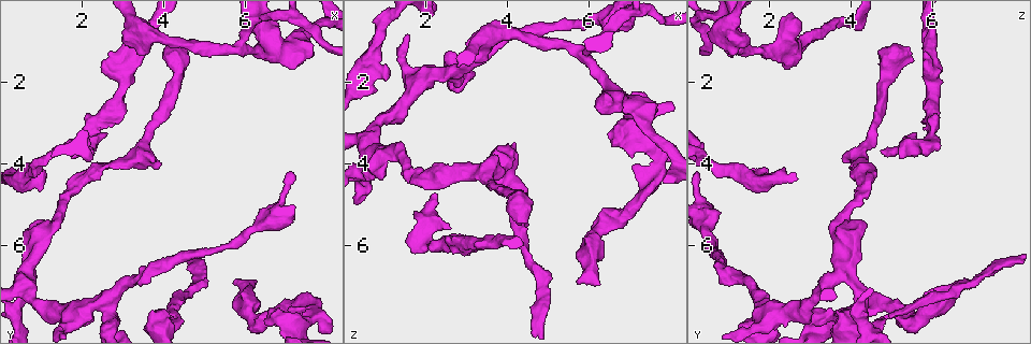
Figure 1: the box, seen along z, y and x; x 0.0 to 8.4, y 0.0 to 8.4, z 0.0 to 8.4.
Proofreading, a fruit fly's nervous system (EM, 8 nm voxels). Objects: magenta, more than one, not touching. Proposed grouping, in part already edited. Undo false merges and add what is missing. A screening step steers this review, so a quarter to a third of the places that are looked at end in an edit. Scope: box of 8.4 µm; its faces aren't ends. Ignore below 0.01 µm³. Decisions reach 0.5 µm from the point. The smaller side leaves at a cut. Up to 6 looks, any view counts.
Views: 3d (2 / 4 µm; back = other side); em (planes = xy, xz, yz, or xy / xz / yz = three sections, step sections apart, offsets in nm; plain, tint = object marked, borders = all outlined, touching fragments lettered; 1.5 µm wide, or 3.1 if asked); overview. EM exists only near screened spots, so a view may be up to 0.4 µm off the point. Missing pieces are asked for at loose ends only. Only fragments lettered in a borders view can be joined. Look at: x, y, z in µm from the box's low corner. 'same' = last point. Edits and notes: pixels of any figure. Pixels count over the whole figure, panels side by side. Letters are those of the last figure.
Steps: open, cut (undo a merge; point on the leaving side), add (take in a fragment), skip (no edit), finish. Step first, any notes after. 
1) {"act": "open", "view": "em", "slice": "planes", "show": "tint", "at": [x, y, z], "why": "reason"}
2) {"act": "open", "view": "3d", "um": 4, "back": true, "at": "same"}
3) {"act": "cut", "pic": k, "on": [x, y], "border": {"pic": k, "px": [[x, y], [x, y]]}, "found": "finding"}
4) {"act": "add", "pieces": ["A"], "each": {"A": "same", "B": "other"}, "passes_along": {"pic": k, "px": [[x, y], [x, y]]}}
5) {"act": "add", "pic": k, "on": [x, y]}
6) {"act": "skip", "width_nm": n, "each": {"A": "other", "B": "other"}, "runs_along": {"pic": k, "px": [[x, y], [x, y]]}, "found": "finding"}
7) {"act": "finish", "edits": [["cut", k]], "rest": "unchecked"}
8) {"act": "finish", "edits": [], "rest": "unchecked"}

{"act": "open", "view": "em", "slice": "planes", "show": "borders", "at": [0.65, 6.65, 3.75], "why": "four or more arms meet"}

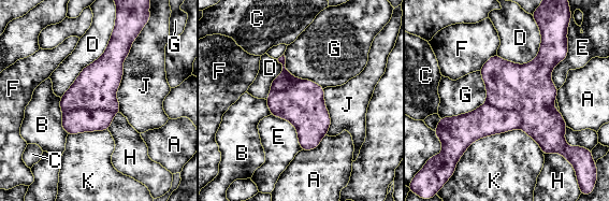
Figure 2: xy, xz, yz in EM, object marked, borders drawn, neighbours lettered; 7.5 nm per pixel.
{"act": "cut", "pic": 2, "on": [95, 88], "longest_contact_nm": ["D", 650], "each": {"A": "other", "B": "other", "C": "other", "D": "other", "E": "other", "F": "other", "G": "other", "H": "other", "J": "other", "K": "other"}, "border": {"pic": 2, "px": [[62, 111], [103, 109], [114, 114]]}, "found": "a second neuron is stuck on"}

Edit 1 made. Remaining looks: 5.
{"act": "open", "view": "overview"}

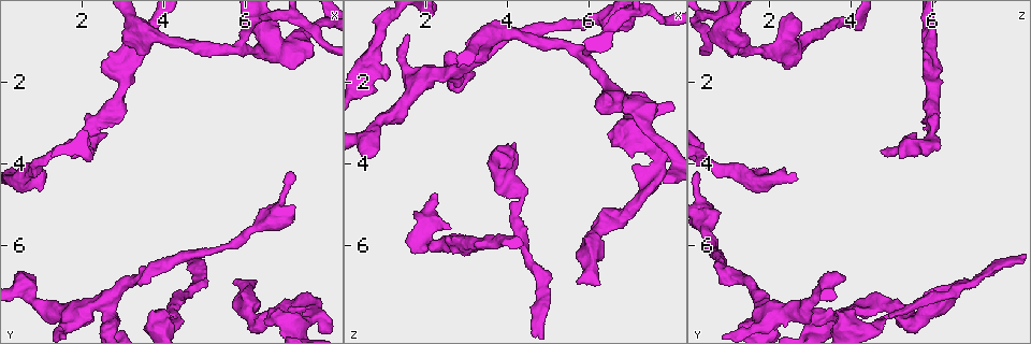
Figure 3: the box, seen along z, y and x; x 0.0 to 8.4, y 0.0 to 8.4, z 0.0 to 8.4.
{"act": "open", "view": "3d", "um": 4, "at": [6.30, 6.85, 6.90], "why": "free end"}

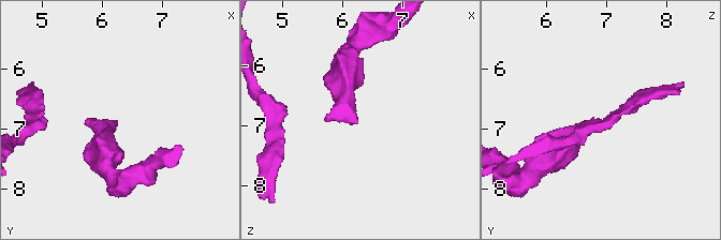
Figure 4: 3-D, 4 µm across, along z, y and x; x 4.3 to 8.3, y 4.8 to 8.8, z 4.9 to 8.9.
{"act": "open", "view": "em", "slice": "planes", "show": "borders", "at": [6.25, 6.90, 6.95]}

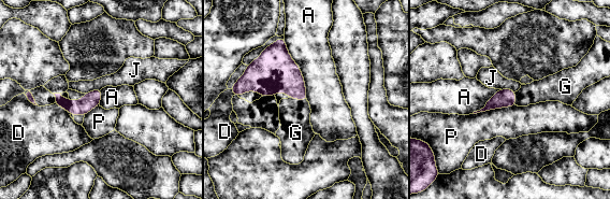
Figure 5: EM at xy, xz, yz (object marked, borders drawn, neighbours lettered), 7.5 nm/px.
{"act": "add", "pieces": ["G"], "each": {"A": "other", "D": "other", "G": "same", "J": "other", "P": "other"}, "passes_along": {"pic": 5, "px": [[277, 73], [299, 99], [295, 132]]}, "found": "it goes on there"}

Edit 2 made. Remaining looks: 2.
{"act": "open", "view": "em", "slice": "yz", "step": 4, "show": "tint", "at": [3.60, 0.75, 0.95]}

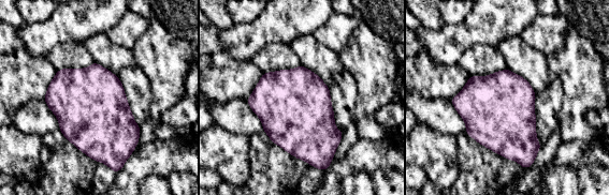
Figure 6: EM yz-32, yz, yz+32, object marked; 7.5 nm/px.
{"act": "open", "view": "em", "slice": "planes", "show": "borders", "at": "same"}

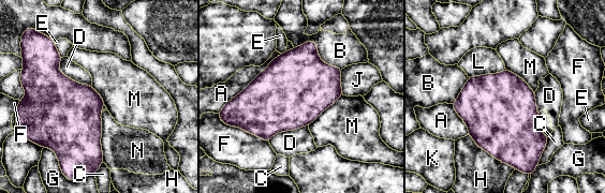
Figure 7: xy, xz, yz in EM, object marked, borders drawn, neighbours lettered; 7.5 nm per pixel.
{"act": "skip", "each": {"A": "other", "B": "other", "C": "other", "D": "other", "E": "other", "F": "other", "G": "other", "H": "other", "J": "other", "K": "other", "L": "other", "M": "other", "N": "other"}, "border": {"pic": 7, "px": [[342, 94], [308, 124]]}, "found": "continuous, no second neuron"}

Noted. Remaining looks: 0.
{"act": "finish", "edits": [["cut", 2], ["add", 5]], "rest": "unchecked"}

